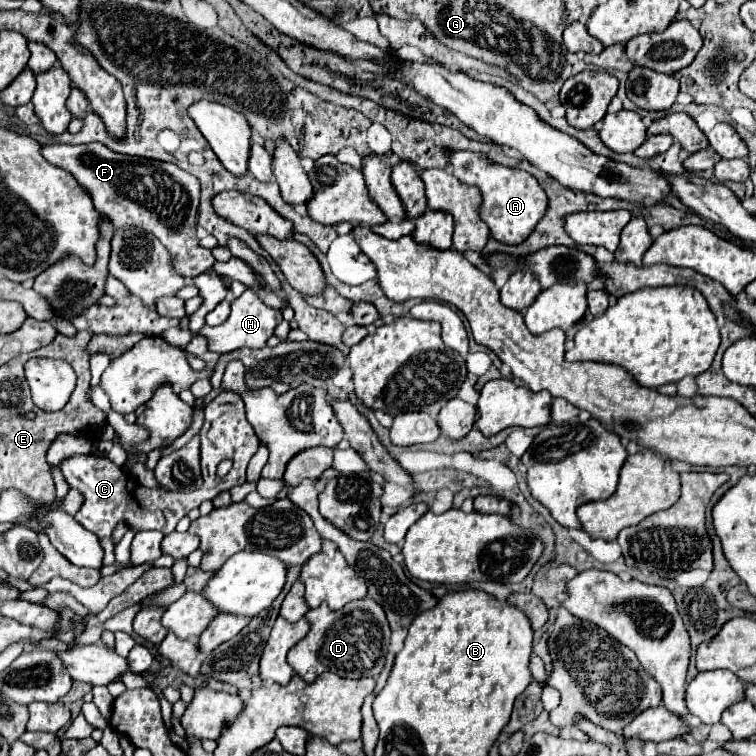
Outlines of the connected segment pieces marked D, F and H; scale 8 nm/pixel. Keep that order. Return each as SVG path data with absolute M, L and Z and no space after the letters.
M372 599L352 601L338 611L332 611L326 603L322 603L306 613L306 621L310 623L310 631L288 651L288 663L292 665L294 673L308 683L312 683L324 671L332 671L348 679L374 677L382 671L390 645L390 627L382 607Z
M102 143L46 145L42 147L42 155L52 165L70 171L90 191L96 211L108 217L114 229L138 227L156 235L170 251L172 269L184 279L192 279L216 263L212 251L200 247L196 237L198 207L194 203L200 201L200 183L176 163L122 155Z
M246 289L242 293L242 297L238 297L238 299L232 301L232 313L230 313L230 317L222 325L216 325L216 327L204 325L202 331L200 331L200 335L204 335L208 339L210 349L216 351L216 353L230 353L230 351L242 349L242 347L260 349L260 347L266 345L268 337L274 335L274 329L276 329L276 325L280 321L282 321L282 313L278 309L266 307L252 289Z

